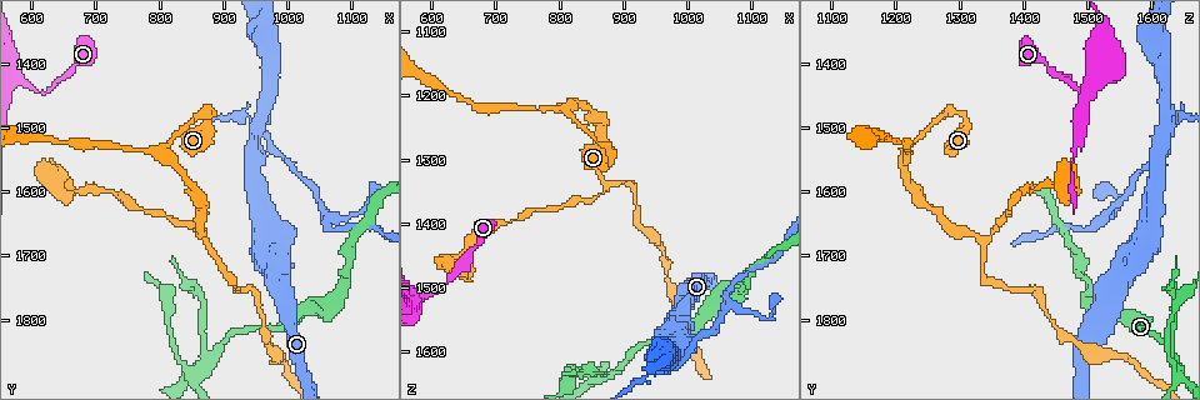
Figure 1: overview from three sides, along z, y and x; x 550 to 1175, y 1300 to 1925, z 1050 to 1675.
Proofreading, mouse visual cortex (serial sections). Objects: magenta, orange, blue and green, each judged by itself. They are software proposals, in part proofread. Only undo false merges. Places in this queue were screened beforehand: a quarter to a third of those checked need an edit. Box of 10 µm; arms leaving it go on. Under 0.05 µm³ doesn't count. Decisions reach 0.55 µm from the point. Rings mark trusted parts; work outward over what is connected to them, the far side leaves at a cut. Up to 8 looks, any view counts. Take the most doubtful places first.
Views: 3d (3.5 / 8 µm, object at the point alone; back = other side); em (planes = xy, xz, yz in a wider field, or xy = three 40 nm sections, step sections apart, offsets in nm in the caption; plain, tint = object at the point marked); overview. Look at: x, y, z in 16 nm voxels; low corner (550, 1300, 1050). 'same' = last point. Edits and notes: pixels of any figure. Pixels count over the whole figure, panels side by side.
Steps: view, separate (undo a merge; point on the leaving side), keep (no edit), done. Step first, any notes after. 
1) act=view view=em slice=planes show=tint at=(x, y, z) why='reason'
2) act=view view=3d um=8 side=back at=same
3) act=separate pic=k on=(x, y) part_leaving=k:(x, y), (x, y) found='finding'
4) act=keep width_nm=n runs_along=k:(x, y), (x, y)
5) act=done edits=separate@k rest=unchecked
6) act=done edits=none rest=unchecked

act=view view=3d um=3.5 at=(810, 1535, 1220) why='narrows sharply'

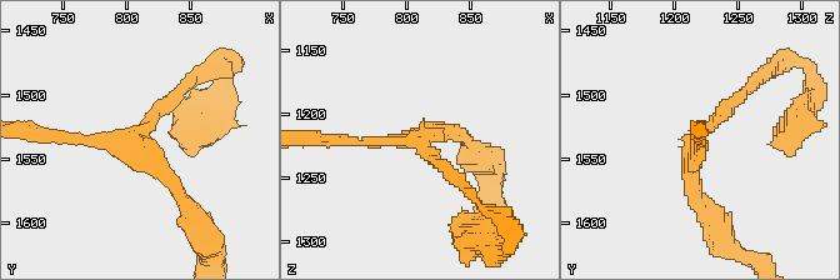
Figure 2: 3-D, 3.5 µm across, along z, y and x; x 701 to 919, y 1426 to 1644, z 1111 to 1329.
act=view view=em slice=xy step=1 show=tint at=(810, 1534, 1218) arms=3 arm_widths_nm=150,150,200 why='shape alone is not enough'

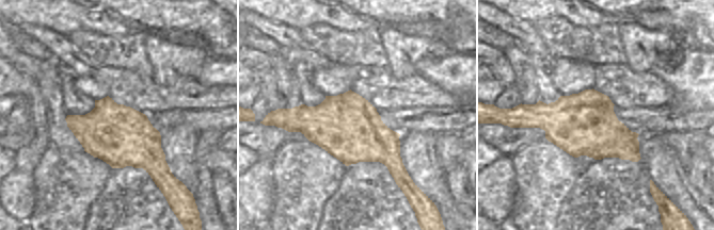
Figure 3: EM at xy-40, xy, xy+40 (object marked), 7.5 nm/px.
act=view view=em slice=xy step=5 show=tint at=same

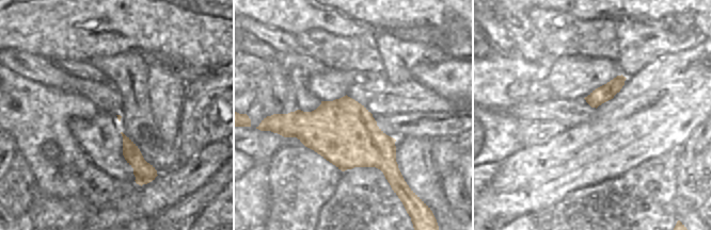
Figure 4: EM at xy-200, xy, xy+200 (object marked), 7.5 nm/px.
act=keep runs_along=2:(746, 90), (698, 136), (701, 205) found='all the same cell'

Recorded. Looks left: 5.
act=view view=3d um=3.5 at=(875, 1675, 1335) why='abrupt turn'

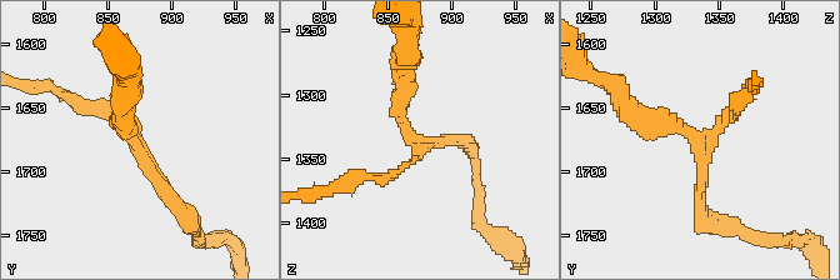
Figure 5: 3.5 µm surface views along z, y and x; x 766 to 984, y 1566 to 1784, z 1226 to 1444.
act=view view=em slice=xy step=5 show=tint at=(872, 1680, 1334) arms=3 arm_widths_nm=150,150,250 why='shape alone is not enough'

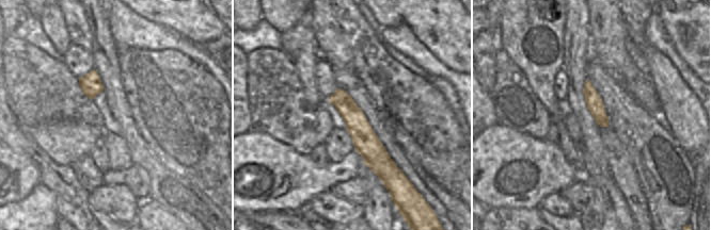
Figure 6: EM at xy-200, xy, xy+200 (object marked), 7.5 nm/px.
act=keep runs_along=5:(630, 106), (698, 145), (736, 110) found='all the same cell'

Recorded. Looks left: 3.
act=view view=3d um=3.5 at=(995, 1865, 1575) why='a narrow waist'

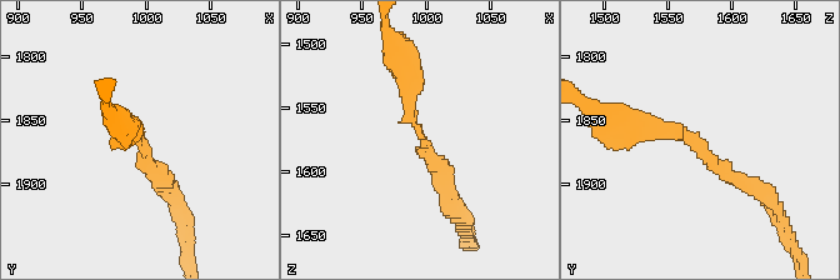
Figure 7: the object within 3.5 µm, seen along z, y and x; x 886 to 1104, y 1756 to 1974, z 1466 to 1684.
act=view view=em slice=planes show=tint at=(996, 1870, 1574) arm_widths_nm=200,350 why='now the EM'

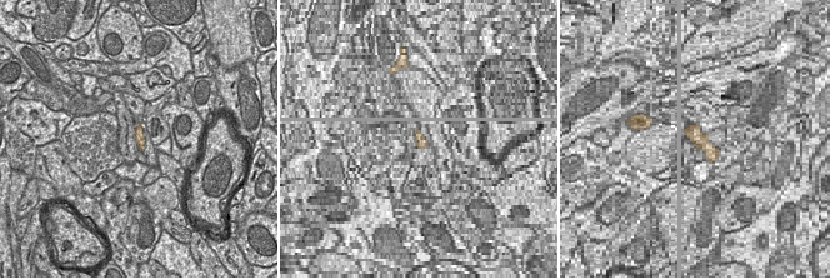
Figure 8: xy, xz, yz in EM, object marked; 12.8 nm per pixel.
act=keep found='all the same cell'

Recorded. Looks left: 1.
act=done edits=none rest=unchecked

